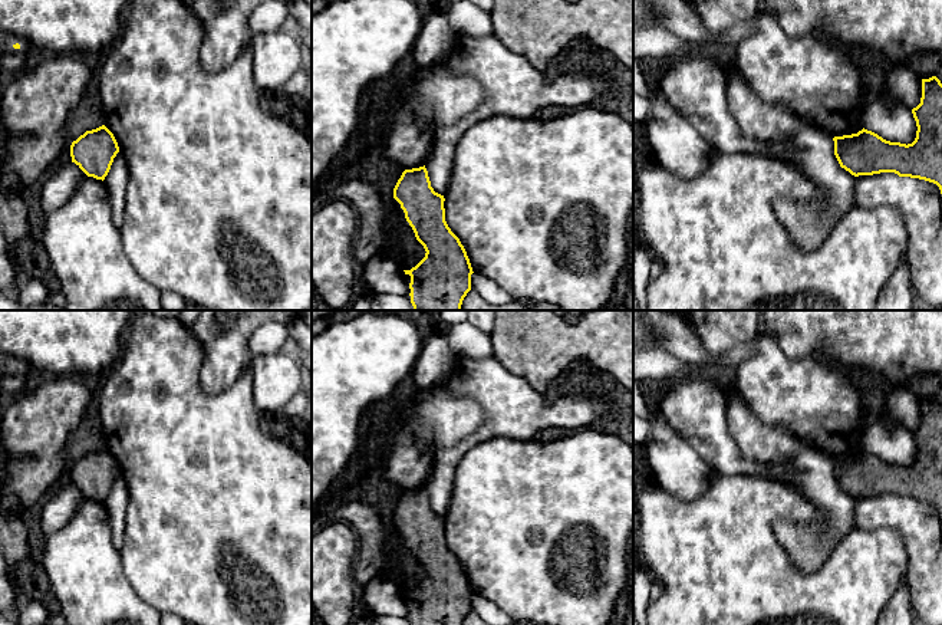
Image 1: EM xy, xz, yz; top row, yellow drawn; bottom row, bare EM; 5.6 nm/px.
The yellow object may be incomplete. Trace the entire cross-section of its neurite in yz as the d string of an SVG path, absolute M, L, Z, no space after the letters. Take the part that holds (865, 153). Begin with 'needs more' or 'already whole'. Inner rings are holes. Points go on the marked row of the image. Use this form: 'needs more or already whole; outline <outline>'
already whole; outline M936 76L922 79L920 103L912 109L916 138L912 144L890 142L862 129L834 136L834 155L852 175L895 172L899 177L933 182L942 194L942 83Z

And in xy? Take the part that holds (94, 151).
already whole; outline M105 125L86 131L70 145L72 162L88 177L102 181L108 175L118 152L118 142Z

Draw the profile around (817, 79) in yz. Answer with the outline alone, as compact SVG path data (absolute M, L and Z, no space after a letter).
M764 7L752 22L752 32L735 49L734 65L761 99L785 106L807 125L826 131L831 138L863 129L864 76L852 49L816 33L788 36L775 14Z

